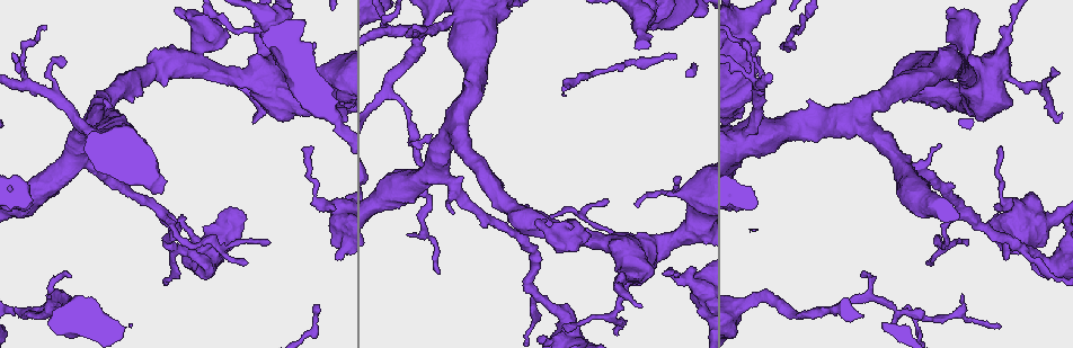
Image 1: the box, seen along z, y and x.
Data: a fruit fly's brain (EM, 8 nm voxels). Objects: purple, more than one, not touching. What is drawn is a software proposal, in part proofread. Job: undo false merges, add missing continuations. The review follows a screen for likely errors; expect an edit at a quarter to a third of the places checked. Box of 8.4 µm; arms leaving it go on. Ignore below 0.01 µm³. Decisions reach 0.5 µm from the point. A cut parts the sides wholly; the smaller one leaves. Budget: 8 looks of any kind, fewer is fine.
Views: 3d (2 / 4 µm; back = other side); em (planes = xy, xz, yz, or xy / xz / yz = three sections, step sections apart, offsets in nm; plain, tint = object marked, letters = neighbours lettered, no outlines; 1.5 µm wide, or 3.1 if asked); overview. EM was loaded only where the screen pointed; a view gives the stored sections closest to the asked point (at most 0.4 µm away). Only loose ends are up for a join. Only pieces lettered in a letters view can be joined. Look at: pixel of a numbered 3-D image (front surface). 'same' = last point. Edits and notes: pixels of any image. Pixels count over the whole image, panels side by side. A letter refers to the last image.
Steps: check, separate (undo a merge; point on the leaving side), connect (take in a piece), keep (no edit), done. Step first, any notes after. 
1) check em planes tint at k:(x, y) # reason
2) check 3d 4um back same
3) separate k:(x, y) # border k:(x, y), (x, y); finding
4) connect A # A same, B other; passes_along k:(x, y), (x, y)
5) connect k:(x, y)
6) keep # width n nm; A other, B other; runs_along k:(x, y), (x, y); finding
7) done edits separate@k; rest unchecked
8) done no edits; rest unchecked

check 3d 2um at 1:(407, 233) # thin end

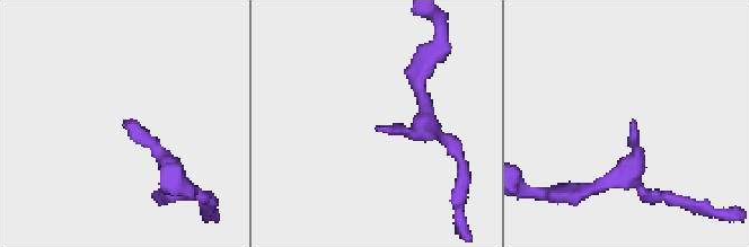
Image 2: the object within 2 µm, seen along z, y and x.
check em xy step 4 tint at 2:(130, 119) # now the EM

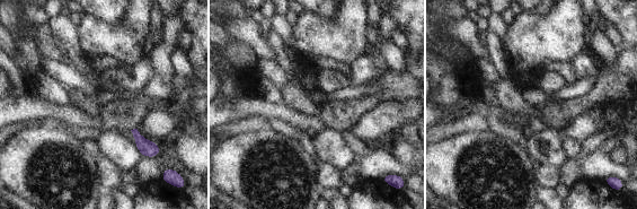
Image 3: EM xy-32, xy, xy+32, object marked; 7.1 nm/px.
check em xy step 4 letters same # what lies round it

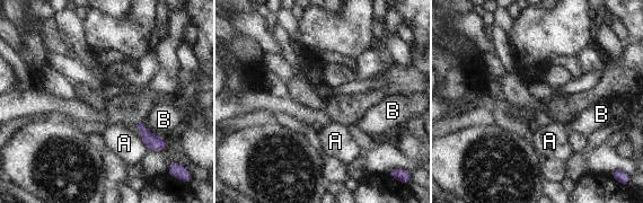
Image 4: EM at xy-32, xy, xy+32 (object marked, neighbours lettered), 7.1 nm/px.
keep # A other, B other; border 4:(143, 144), (149, 150); none of them fits

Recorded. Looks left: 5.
check 3d 2um at 1:(26, 84) # calibre changes

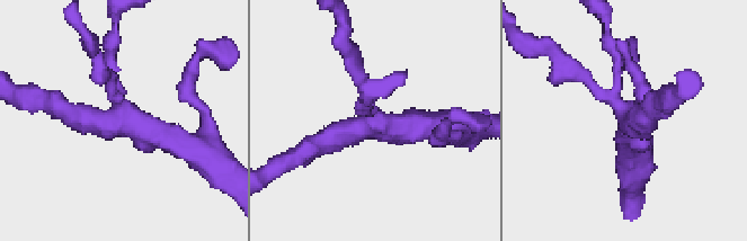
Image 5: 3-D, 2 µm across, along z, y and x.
check em yz step 4 tint at 5:(379, 123) # now the EM

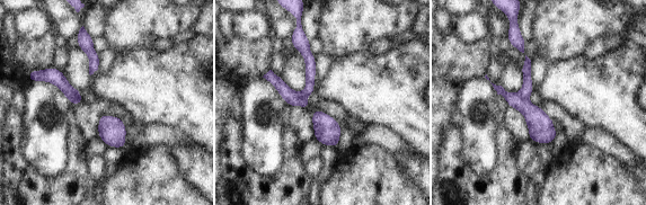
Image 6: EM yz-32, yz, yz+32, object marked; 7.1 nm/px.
check em planes letters same

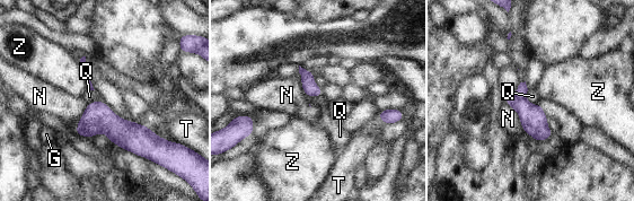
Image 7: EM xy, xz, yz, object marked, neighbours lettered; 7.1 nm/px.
separate 7:(521, 90) # width 80 nm; G other, N other, Q other, T other, Z other; two neurons meet here

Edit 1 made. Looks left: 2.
check overview

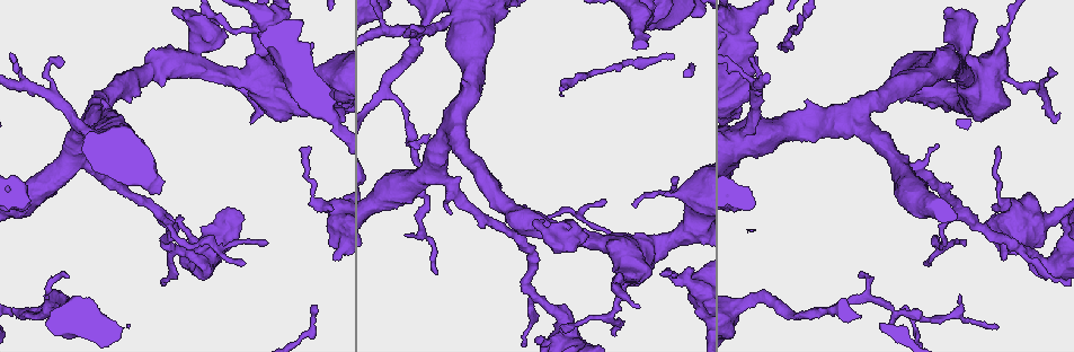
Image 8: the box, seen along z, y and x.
check em planes letters at 8:(312, 44) # thin end

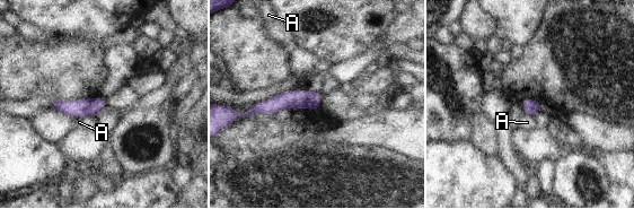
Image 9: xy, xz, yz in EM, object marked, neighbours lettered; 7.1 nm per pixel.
keep # width 120 nm; A other; runs_along 9:(318, 96), (287, 99), (253, 111); no lettered piece goes on from it

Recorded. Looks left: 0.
done edits separate@7; rest unchecked

